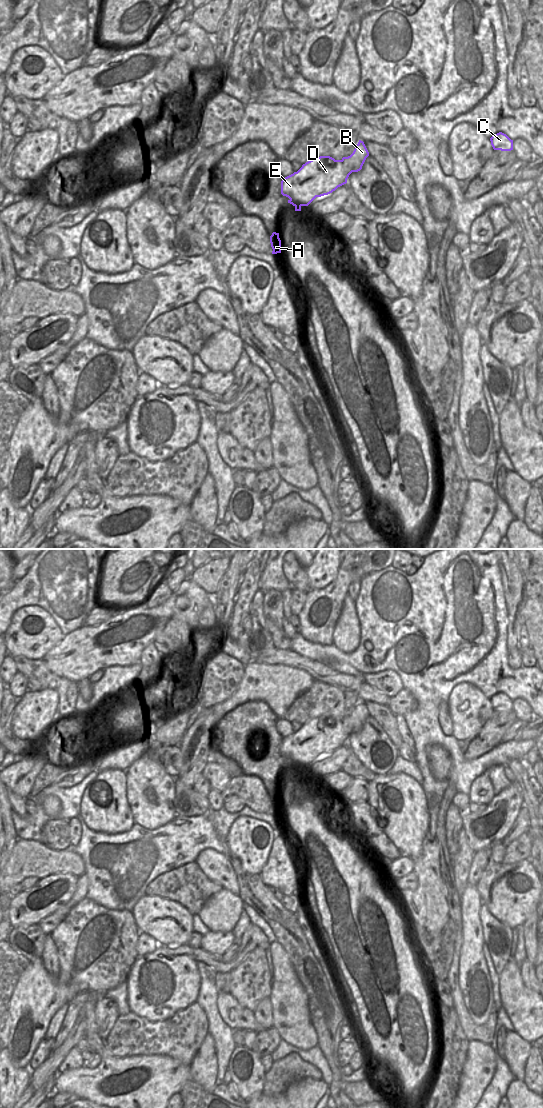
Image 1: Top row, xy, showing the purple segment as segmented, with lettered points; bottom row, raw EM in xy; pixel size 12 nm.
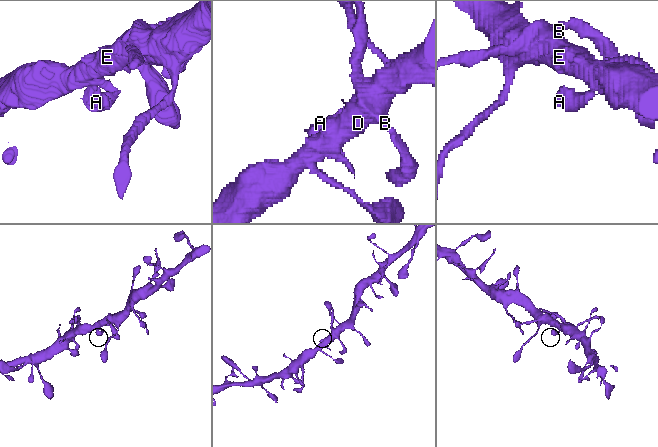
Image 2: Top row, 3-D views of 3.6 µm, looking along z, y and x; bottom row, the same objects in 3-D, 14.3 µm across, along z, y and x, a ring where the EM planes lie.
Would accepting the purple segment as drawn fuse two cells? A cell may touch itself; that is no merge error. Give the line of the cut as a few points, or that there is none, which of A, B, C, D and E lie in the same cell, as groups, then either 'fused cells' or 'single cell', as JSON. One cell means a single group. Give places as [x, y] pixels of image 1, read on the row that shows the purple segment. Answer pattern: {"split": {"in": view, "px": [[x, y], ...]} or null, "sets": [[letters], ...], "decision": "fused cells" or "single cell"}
{"split": null, "sets": [["A", "B", "C", "D", "E"]], "decision": "single cell"}

